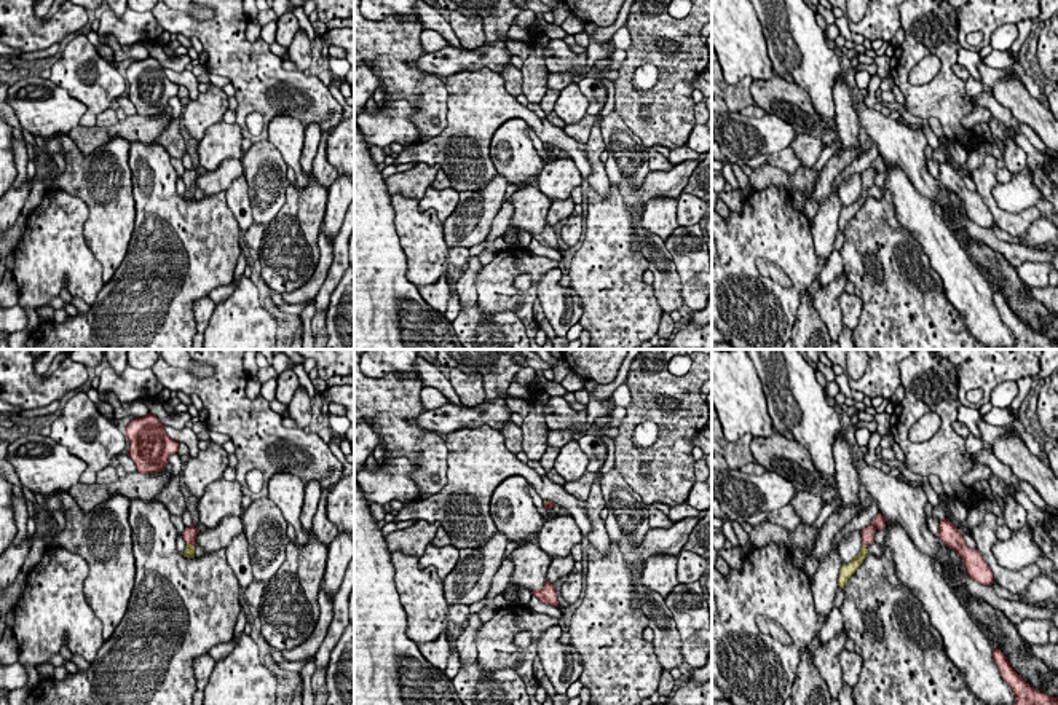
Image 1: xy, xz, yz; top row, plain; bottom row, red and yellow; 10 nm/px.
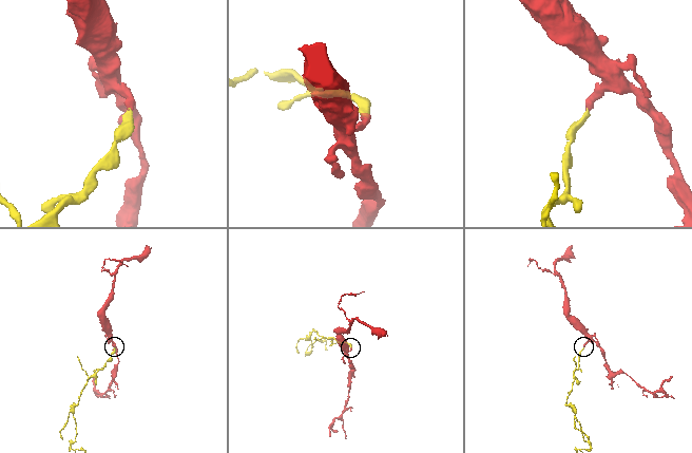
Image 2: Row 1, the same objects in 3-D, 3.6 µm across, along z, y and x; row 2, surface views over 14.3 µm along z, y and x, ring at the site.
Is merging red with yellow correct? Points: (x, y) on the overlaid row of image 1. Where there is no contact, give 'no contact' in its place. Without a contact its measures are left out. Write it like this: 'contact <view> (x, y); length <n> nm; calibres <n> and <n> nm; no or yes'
contact yz (865, 544); length 70 nm; calibres 130 and 90 nm; yes

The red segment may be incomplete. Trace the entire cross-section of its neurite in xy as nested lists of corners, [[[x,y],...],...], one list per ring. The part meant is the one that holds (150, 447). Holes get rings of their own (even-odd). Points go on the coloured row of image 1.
[[[152,413],[134,418],[126,426],[126,439],[129,440],[126,453],[140,474],[161,472],[169,456],[179,450],[179,442],[166,434],[164,424]]]

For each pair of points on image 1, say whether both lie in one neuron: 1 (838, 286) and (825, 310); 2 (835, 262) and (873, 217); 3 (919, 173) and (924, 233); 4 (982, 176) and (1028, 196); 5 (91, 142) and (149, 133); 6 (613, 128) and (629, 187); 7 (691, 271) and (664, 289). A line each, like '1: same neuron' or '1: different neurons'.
1: same neuron
2: different neurons
3: different neurons
4: different neurons
5: same neuron
6: same neuron
7: different neurons

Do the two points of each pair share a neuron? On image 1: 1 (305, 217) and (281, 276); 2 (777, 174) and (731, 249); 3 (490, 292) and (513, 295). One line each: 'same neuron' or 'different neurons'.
1: same neuron
2: different neurons
3: same neuron

